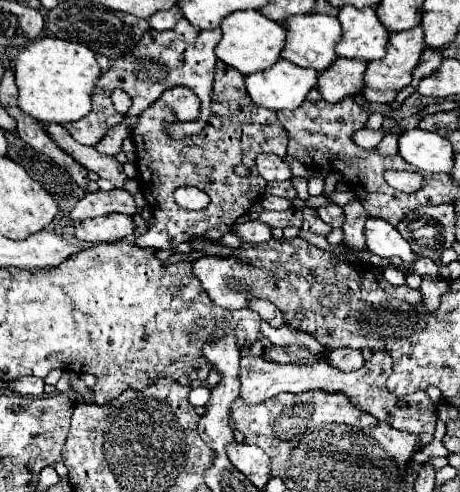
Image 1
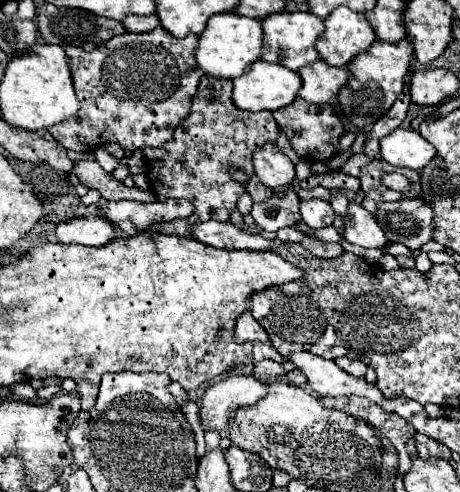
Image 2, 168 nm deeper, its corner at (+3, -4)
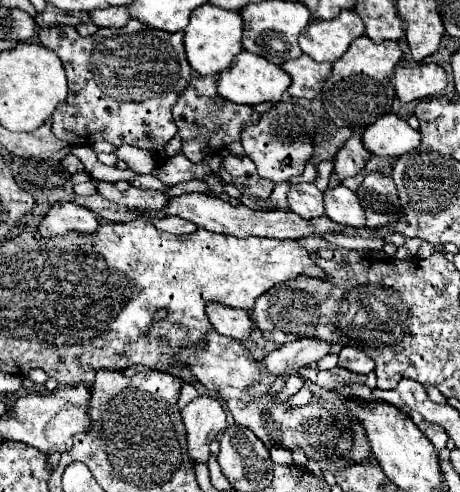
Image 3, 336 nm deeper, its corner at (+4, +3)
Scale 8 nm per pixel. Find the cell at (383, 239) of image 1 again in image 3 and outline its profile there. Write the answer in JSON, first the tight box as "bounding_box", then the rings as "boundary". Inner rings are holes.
{"bounding_box":[324,184,366,228],"boundary":[[[338,184],[336,188],[328,188],[324,192],[324,208],[326,216],[342,226],[352,228],[364,228],[366,226],[366,214],[352,190]]]}

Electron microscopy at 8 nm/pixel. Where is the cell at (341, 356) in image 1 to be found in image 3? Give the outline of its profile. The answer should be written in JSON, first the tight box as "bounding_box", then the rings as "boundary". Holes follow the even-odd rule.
{"bounding_box":[338,346,374,374],"boundary":[[[348,346],[340,350],[338,366],[354,374],[368,374],[374,370],[374,362],[368,356],[364,356],[364,352],[360,352],[358,348],[348,348]]]}

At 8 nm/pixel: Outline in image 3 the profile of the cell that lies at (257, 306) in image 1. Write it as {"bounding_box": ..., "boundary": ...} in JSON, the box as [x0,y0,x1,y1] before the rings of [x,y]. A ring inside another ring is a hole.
{"bounding_box":[208,304,252,340],"boundary":[[[208,304],[208,318],[218,334],[230,336],[234,340],[246,340],[252,334],[252,316],[242,308],[228,308],[222,304]]]}

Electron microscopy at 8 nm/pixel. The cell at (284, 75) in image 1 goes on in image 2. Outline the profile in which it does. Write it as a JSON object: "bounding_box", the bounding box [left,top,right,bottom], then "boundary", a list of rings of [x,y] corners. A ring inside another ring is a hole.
{"bounding_box":[233,61,301,111],"boundary":[[[257,61],[251,63],[249,69],[237,79],[233,79],[233,103],[235,107],[243,111],[277,111],[281,107],[287,107],[293,103],[297,97],[297,91],[301,89],[301,77],[299,73],[283,67],[283,65],[273,65],[267,61]]]}

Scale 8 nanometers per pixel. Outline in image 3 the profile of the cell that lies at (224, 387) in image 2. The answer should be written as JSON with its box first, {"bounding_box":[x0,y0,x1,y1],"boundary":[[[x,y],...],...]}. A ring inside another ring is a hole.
{"bounding_box":[182,396,226,462],"boundary":[[[198,396],[182,408],[182,420],[188,438],[188,452],[198,462],[208,462],[210,440],[226,428],[226,412],[218,398]]]}

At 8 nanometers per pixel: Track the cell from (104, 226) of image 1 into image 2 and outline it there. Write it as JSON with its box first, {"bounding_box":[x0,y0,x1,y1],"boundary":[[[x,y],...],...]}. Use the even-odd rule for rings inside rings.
{"bounding_box":[55,215,115,247],"boundary":[[[93,215],[69,219],[55,229],[59,243],[79,243],[85,247],[101,247],[115,237],[113,233],[113,225],[105,217]]]}

